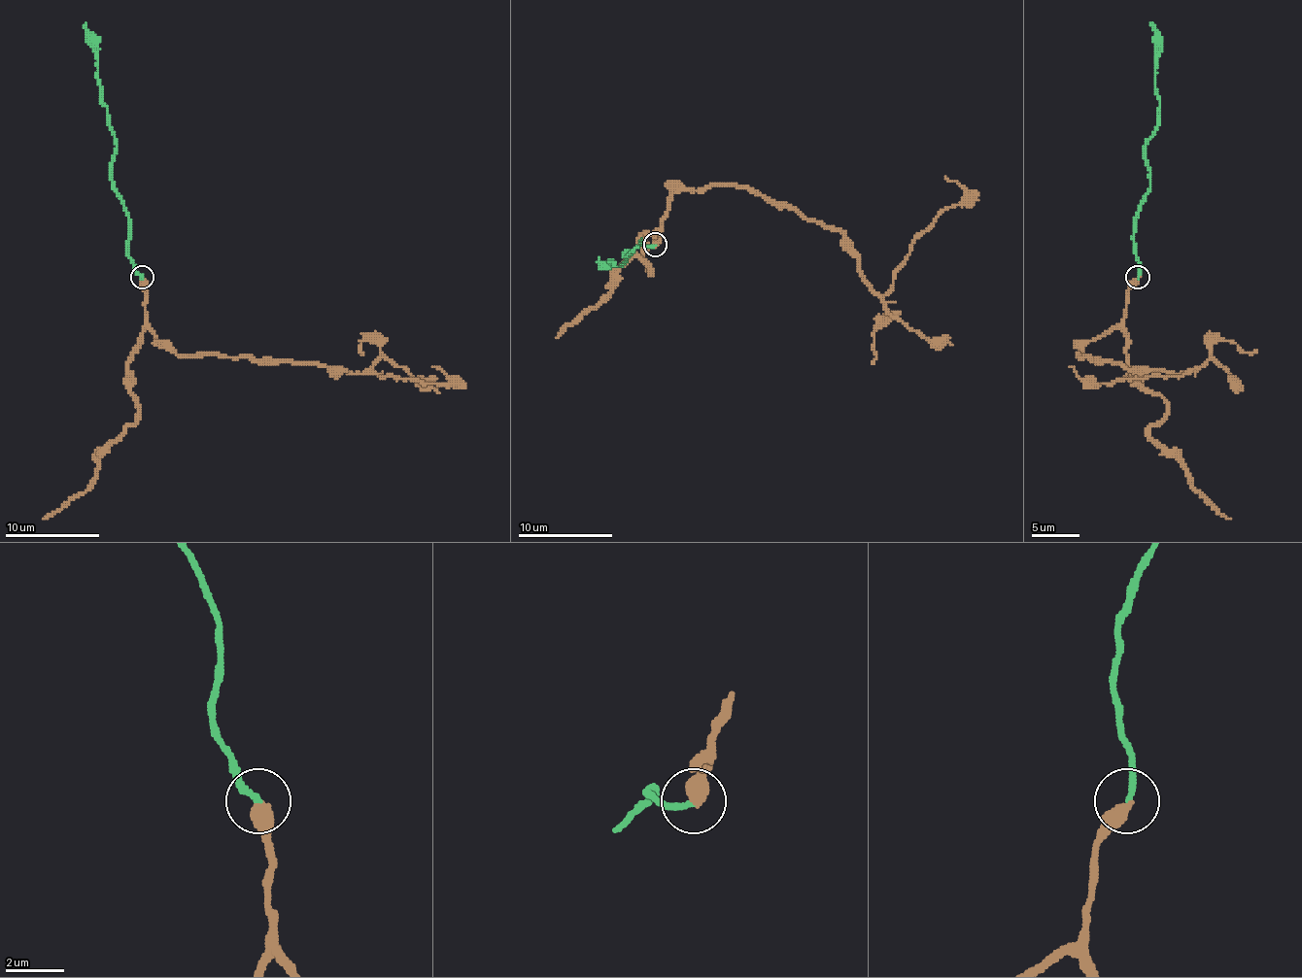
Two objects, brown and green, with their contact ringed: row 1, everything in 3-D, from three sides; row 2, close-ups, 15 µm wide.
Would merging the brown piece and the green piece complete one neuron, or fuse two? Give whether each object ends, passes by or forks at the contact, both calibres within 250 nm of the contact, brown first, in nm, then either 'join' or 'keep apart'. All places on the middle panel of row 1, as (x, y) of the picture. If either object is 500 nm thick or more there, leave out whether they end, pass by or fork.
calibres 500 and 240 nm; join

